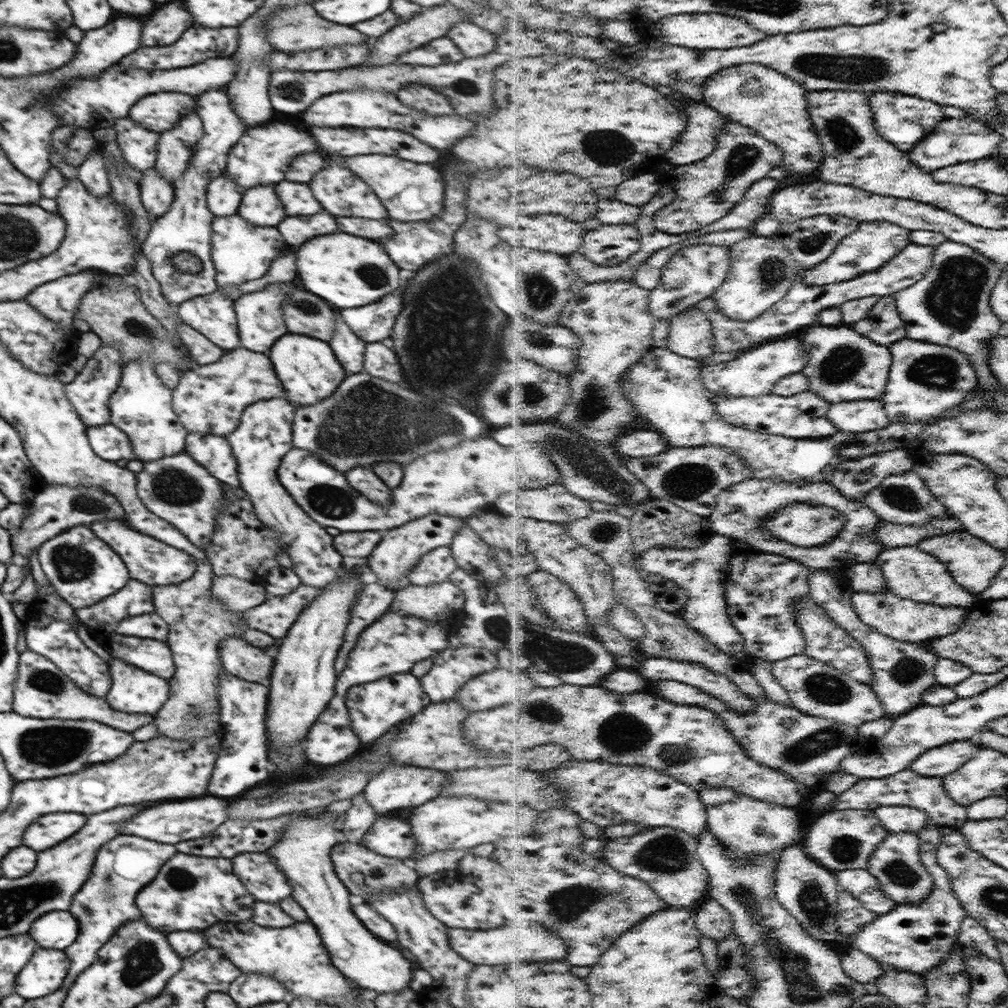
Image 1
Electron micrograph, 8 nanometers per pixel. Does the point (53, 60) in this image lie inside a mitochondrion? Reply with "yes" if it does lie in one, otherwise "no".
no

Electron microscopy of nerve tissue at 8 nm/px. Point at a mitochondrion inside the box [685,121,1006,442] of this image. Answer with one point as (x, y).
(952, 298)

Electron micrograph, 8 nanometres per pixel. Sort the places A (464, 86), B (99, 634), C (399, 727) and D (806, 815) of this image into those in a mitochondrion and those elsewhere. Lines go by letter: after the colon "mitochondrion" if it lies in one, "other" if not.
A: mitochondrion
B: other
C: other
D: other

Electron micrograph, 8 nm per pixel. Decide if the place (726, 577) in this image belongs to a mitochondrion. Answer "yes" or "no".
no

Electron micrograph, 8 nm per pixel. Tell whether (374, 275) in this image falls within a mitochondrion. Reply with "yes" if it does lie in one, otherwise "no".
yes

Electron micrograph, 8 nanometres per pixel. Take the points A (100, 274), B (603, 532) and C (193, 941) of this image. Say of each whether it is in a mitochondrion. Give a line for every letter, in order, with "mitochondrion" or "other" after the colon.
A: other
B: mitochondrion
C: other

